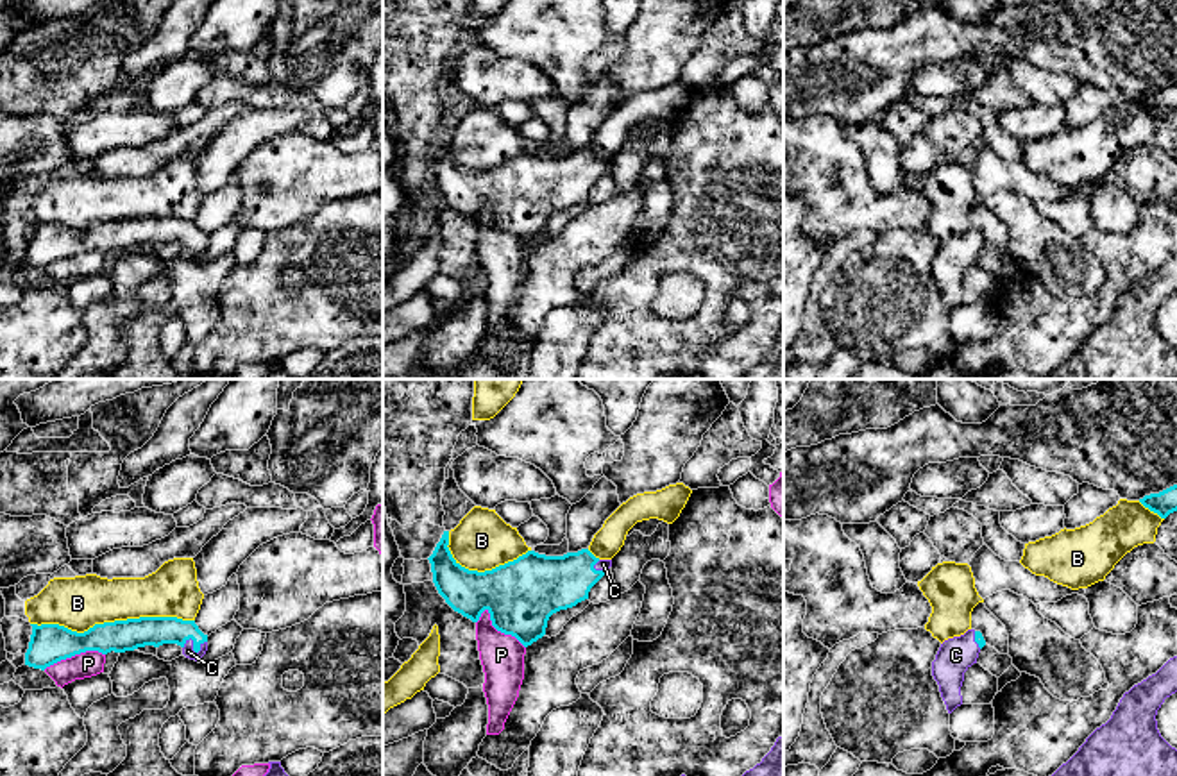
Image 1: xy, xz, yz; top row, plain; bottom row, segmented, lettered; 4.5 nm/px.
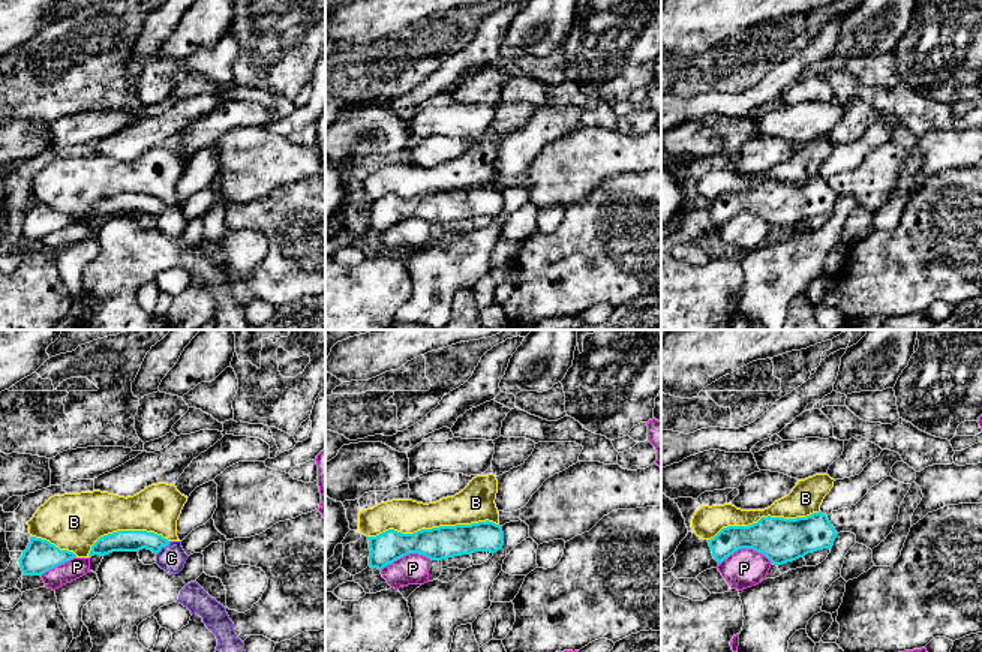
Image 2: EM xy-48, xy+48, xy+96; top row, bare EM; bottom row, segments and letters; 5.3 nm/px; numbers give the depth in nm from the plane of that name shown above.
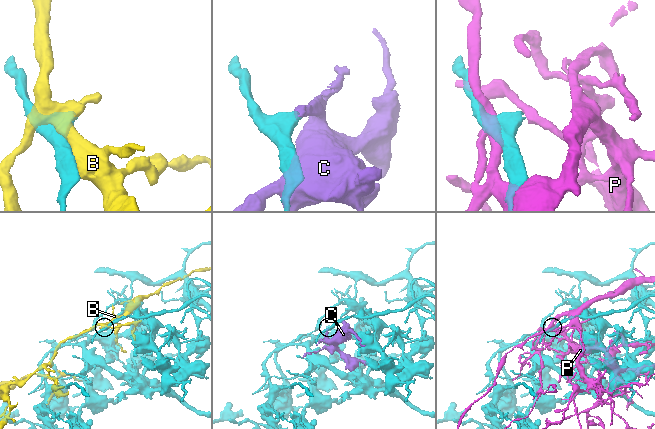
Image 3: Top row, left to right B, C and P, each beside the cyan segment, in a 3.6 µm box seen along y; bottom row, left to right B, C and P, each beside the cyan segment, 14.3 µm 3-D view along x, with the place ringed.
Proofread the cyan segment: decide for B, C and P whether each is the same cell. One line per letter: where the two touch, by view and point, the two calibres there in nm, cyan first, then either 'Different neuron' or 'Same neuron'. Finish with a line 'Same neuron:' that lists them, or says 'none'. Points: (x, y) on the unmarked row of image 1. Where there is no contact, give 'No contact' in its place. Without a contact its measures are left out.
B: Touches cyan at xy (111, 222). Thickness 150 nm (cyan) against 240 nm. Different neuron
C: Touches cyan at xy (194, 245). Thickness 130 nm (cyan) against 50 nm. Same neuron
P: Touches cyan at xz (499, 229). Thickness 320 nm (cyan) against 190 nm. Different neuron
Same neuron: C

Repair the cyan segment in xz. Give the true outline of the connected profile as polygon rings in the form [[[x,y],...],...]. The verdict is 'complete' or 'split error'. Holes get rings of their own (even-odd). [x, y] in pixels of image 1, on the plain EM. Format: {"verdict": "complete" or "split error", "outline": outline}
{"verdict": "split error", "outline": [[[444,131],[428,157],[438,193],[472,222],[487,209],[492,225],[524,247],[546,234],[553,213],[588,198],[590,188],[612,166],[612,159],[599,159],[588,148],[563,156],[528,150],[513,161],[478,172],[461,166],[447,145],[449,131]]]}

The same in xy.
{"verdict": "split error", "outline": [[[140,216],[95,224],[84,232],[59,224],[30,224],[32,234],[25,252],[25,265],[47,266],[86,250],[107,254],[134,250],[138,247],[177,243],[190,259],[200,259],[207,250],[207,234],[195,220],[177,216]]]}

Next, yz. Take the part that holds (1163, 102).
{"verdict": "complete", "outline": [[[1177,84],[1159,93],[1145,95],[1139,102],[1161,118],[1166,118],[1170,113],[1177,111]]]}

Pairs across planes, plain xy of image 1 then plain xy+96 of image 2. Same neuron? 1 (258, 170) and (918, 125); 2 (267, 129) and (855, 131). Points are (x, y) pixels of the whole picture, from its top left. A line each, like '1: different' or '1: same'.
1: different
2: different

